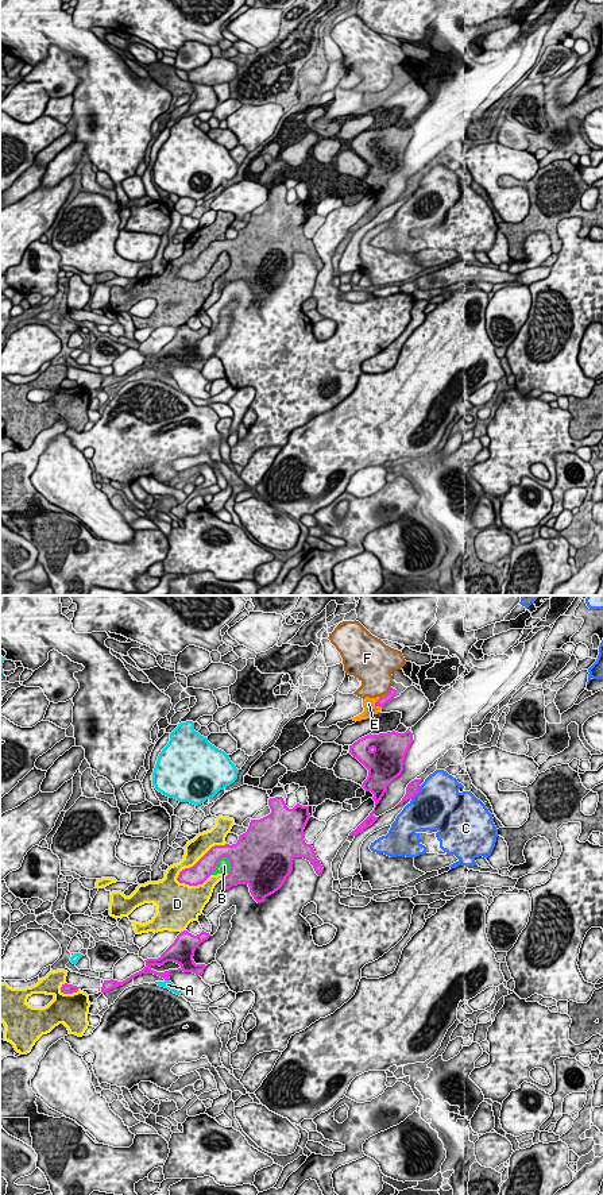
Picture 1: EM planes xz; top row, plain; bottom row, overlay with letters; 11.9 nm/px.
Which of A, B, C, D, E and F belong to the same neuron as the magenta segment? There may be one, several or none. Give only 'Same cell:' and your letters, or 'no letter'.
Same cell: E

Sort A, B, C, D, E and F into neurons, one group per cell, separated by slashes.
A / B D / C / E / F

